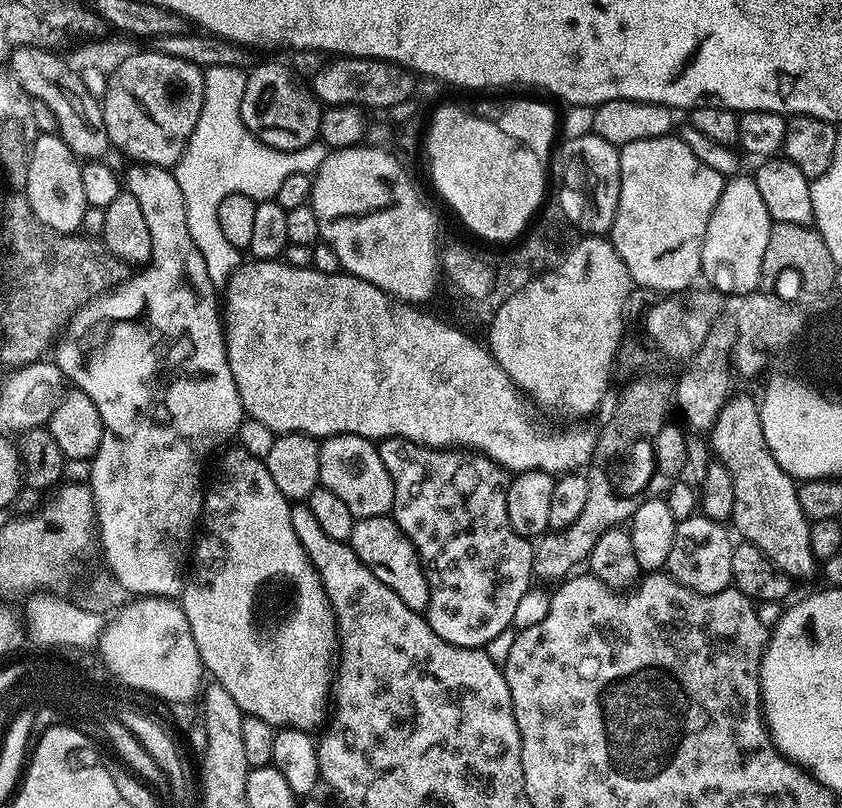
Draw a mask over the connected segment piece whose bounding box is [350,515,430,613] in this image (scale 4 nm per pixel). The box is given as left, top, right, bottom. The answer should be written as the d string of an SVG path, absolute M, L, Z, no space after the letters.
M391 515L357 520L350 543L354 554L358 554L358 558L371 570L374 578L390 586L390 590L394 590L394 594L398 594L398 598L402 598L402 602L410 606L410 610L423 613L427 609L430 590L424 567L420 565L420 555Z

